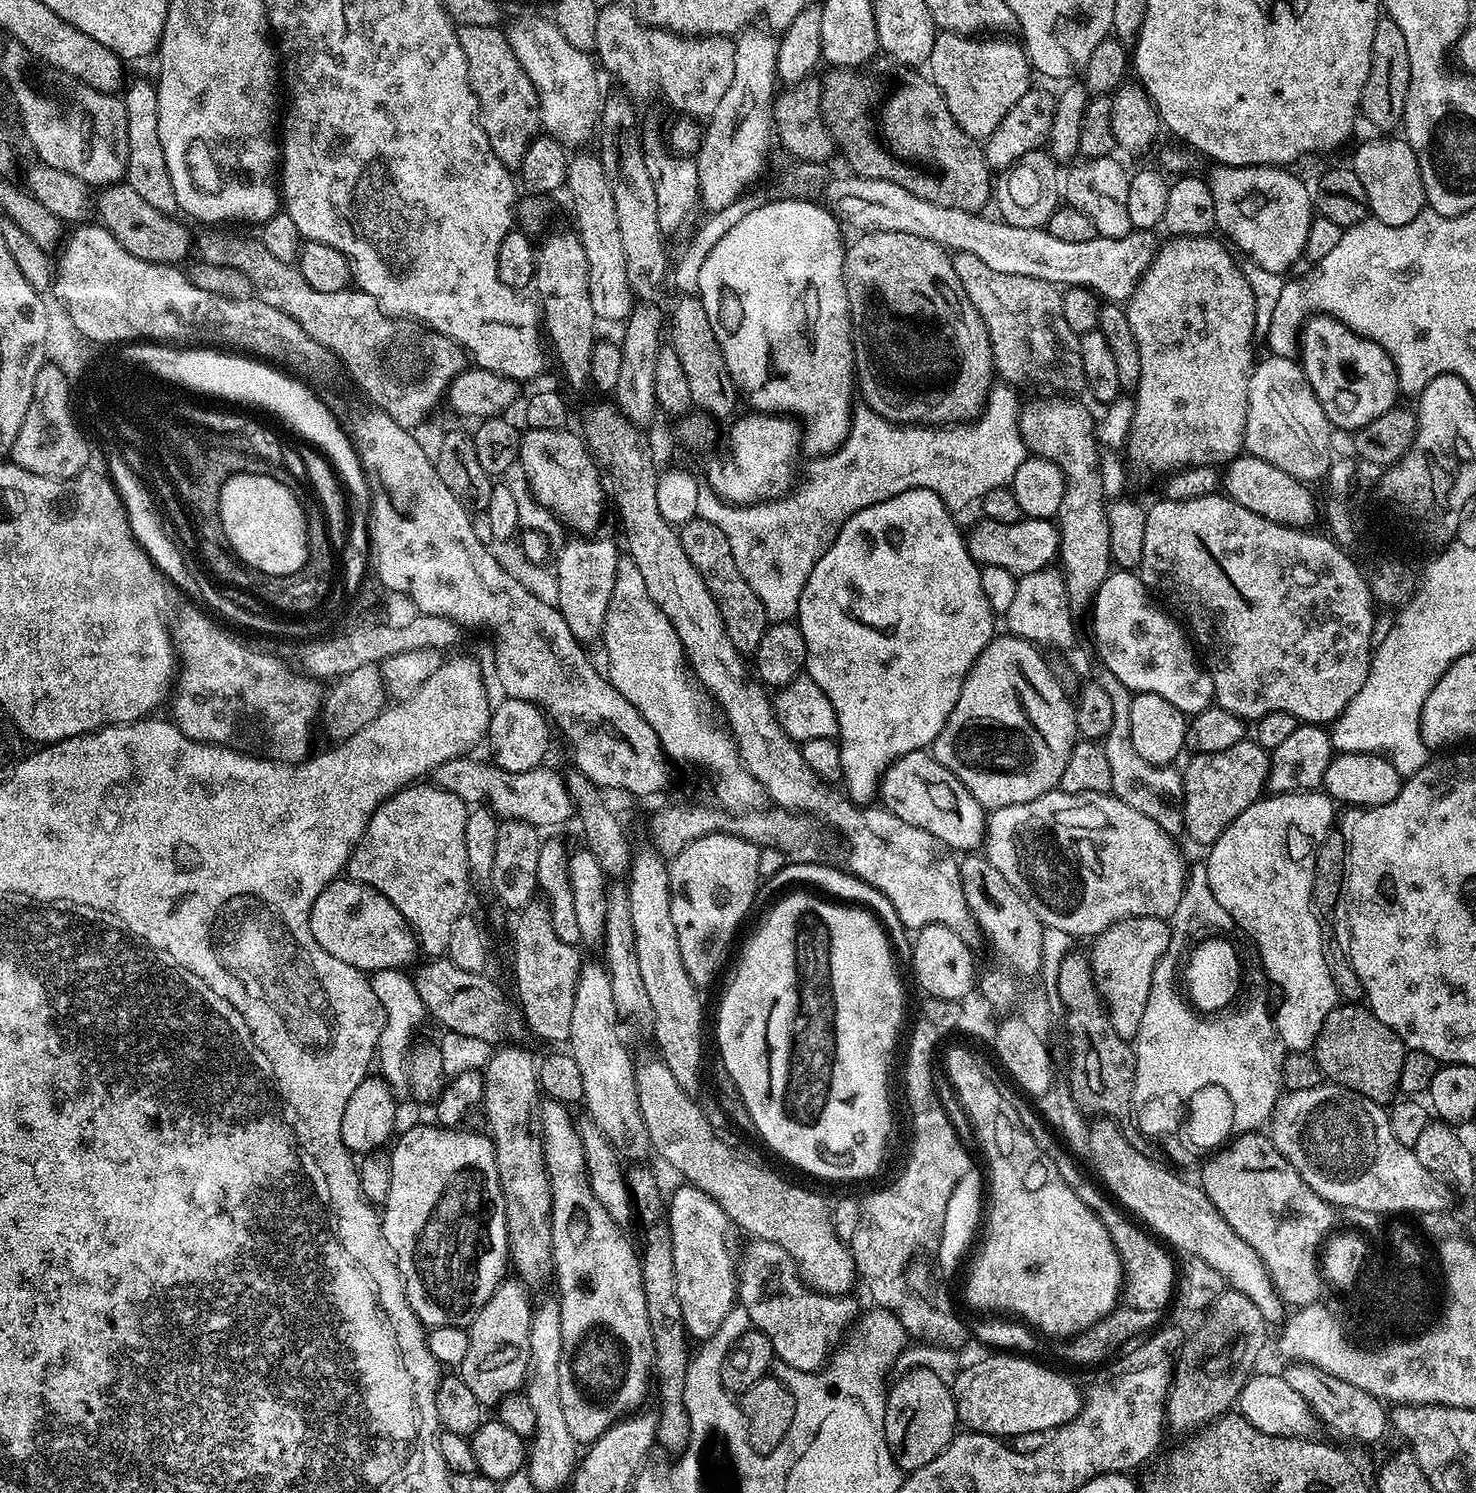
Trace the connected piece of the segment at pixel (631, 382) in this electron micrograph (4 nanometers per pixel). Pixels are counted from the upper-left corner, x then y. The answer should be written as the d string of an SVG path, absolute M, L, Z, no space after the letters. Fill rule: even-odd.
M648 304L633 307L628 315L624 328L624 340L619 341L620 353L622 354L622 370L618 377L618 386L614 393L615 403L618 405L624 417L631 424L645 426L658 415L658 407L655 396L655 360L662 345L660 339L660 326L662 316L658 309Z

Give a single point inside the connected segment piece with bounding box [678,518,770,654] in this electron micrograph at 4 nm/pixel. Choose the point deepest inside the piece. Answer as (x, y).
(706, 545)

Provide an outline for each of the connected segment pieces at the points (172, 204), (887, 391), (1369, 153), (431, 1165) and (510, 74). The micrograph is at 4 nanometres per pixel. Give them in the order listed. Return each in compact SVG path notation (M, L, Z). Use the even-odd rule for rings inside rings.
M148 80L127 81L122 92L126 110L126 138L128 139L128 165L124 171L126 183L134 186L139 194L154 210L173 215L177 211L174 186L170 186L170 170L166 170L166 154L162 154L162 142L158 138L158 94L155 83Z
M865 232L855 237L857 240L847 245L844 253L844 285L848 295L848 308L852 311L852 322L859 339L866 336L884 336L884 344L892 344L896 340L896 360L900 360L900 344L904 344L904 368L896 364L896 368L876 368L876 372L864 372L856 369L854 373L858 392L862 395L863 403L869 404L882 419L889 424L911 424L913 426L951 426L961 422L971 422L984 411L988 402L988 393L994 384L994 369L992 363L991 343L988 341L987 328L983 324L983 318L979 316L978 310L971 304L955 273L952 265L952 256L943 248L939 248L934 242L926 238L918 238L918 234L902 234L901 232Z
M1384 134L1376 138L1380 140L1368 140L1365 144L1357 146L1356 153L1353 154L1352 161L1350 161L1352 172L1358 174L1358 182L1362 182L1362 190L1366 190L1369 213L1386 226L1406 226L1410 222L1414 222L1414 218L1418 218L1418 214L1425 211L1426 208L1424 187L1414 150L1408 145L1407 140L1403 138L1395 140L1396 138L1395 135Z
M416 1124L404 1133L401 1131L391 1145L390 1194L382 1205L384 1237L396 1256L410 1310L414 1310L425 1329L438 1326L467 1329L505 1279L504 1271L510 1268L506 1202L502 1198L491 1135L479 1136L476 1132L432 1124Z
M466 26L459 29L462 54L466 54L468 81L478 98L480 124L490 138L494 154L508 168L519 169L530 142L541 131L539 96L530 78L523 72L499 27Z

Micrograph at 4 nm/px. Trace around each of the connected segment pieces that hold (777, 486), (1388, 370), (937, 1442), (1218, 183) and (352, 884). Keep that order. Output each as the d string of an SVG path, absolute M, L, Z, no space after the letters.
M748 414L731 421L732 429L728 432L728 449L721 456L716 456L708 464L707 487L711 488L729 504L758 504L783 496L793 487L792 467L796 464L796 455L802 452L802 428L795 419L783 414Z
M1313 314L1298 333L1298 363L1303 368L1322 410L1337 429L1355 430L1374 422L1378 414L1397 407L1400 383L1396 367L1378 342L1352 332L1332 316Z
M909 1368L887 1389L882 1404L882 1440L886 1452L907 1474L934 1462L942 1450L958 1435L956 1399L952 1397L949 1381L943 1380L929 1368Z
M1284 166L1259 168L1215 169L1216 176L1207 177L1214 194L1216 228L1224 231L1246 255L1251 263L1263 270L1287 273L1291 264L1304 256L1306 234L1314 219L1314 196L1308 188Z
M337 878L318 894L310 910L310 932L326 954L334 954L334 958L346 962L346 966L354 966L365 974L387 968L407 969L407 964L418 956L416 933L394 902L351 878Z

